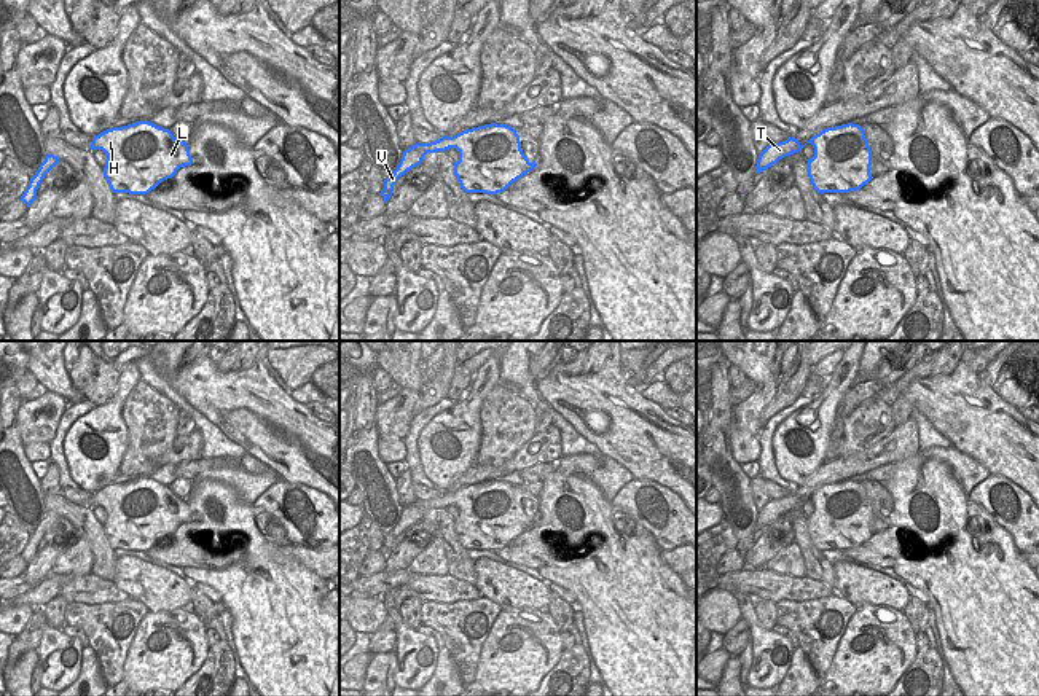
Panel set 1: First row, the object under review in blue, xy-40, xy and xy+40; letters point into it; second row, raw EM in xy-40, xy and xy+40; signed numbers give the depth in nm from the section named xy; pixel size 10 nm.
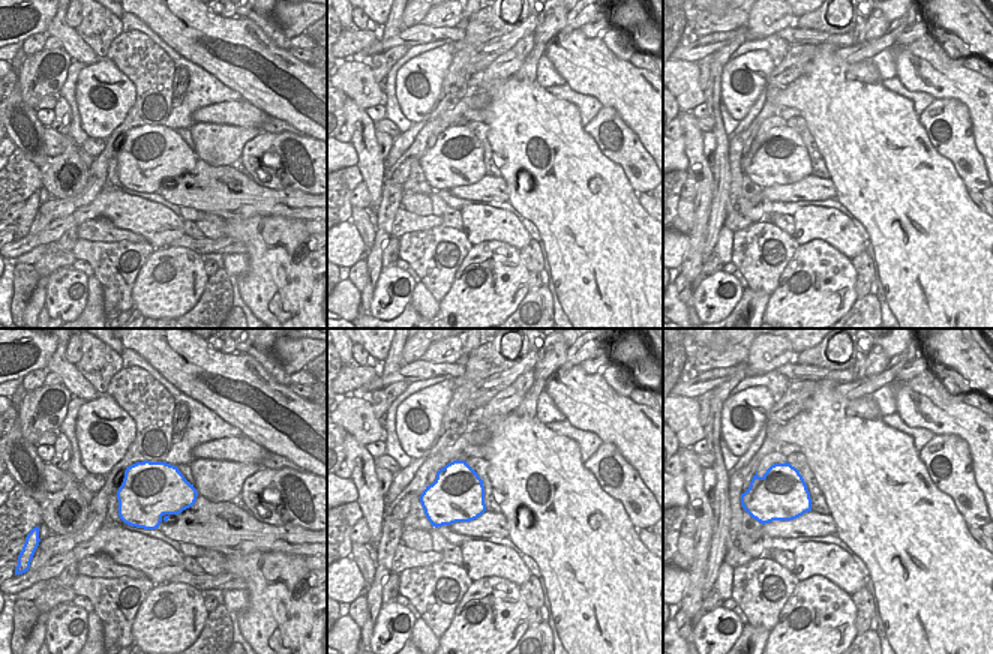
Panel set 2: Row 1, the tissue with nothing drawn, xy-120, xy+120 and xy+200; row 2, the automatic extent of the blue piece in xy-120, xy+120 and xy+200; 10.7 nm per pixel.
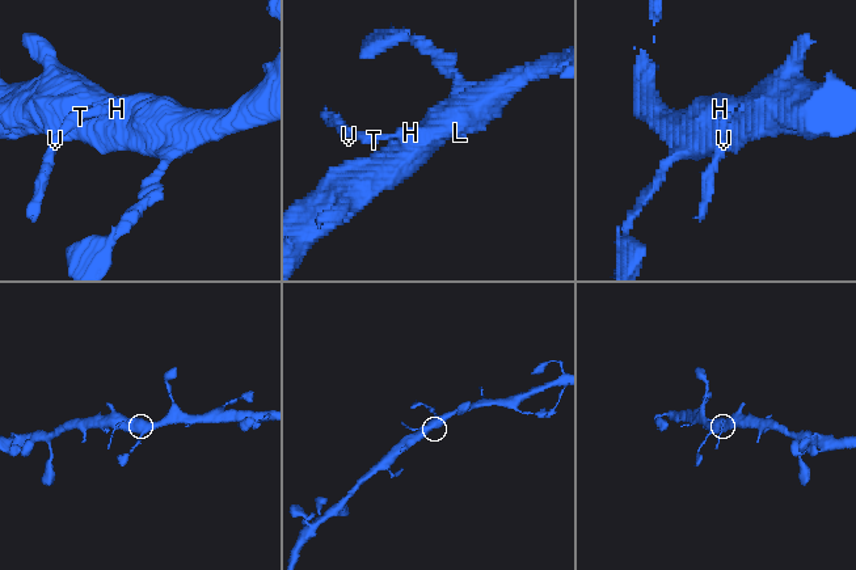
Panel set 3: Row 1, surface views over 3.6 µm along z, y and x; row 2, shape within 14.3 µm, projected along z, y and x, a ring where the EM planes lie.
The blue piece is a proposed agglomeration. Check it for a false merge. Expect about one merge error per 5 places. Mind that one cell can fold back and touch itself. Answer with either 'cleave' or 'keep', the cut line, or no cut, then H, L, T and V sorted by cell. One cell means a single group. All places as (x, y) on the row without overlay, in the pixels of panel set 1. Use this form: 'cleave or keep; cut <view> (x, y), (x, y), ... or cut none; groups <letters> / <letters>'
keep; cut none; groups H L T V

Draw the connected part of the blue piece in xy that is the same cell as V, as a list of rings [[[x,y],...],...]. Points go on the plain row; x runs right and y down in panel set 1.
[[[491,479],[405,506],[394,530],[384,537],[381,548],[384,559],[387,561],[392,553],[395,538],[419,522],[427,510],[449,505],[459,508],[454,532],[465,549],[502,549],[535,524],[535,518],[531,519],[524,513],[516,487],[507,481]]]

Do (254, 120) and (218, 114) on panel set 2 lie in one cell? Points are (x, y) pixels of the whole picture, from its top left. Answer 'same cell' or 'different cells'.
same cell

